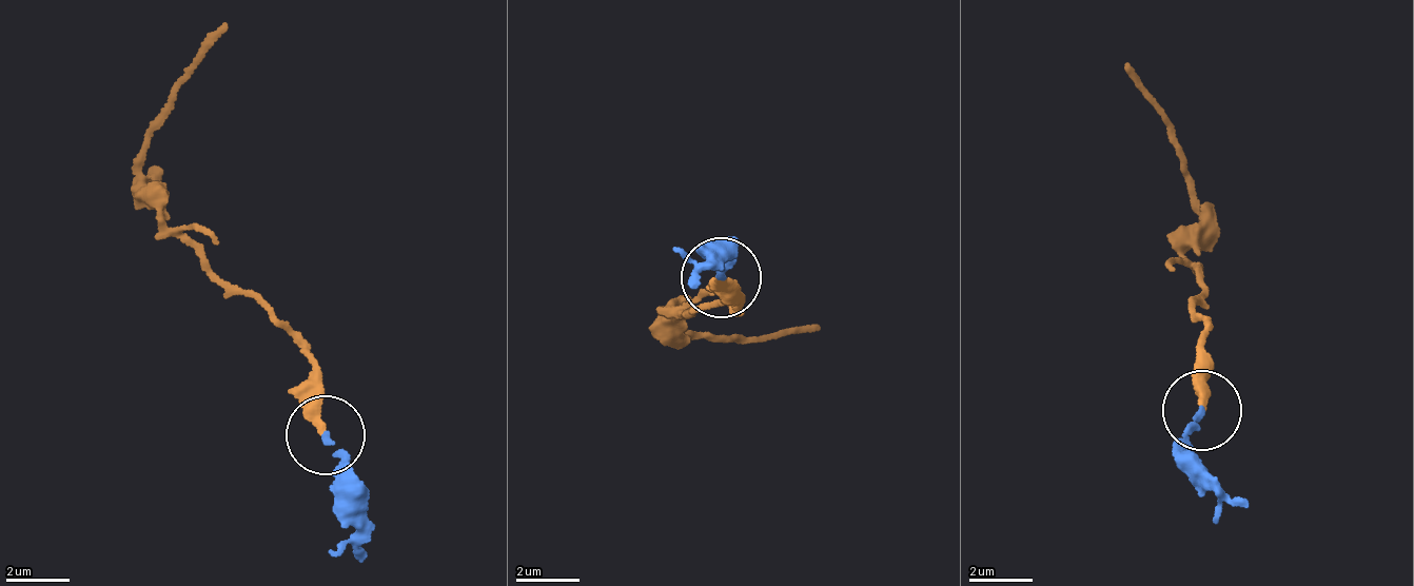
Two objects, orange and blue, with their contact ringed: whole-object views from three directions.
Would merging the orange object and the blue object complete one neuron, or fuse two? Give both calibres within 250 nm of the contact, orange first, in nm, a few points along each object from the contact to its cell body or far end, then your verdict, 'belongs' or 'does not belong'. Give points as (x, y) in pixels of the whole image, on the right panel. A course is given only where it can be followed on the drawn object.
calibres 280 and 160 nm; course orange (1199, 404), (1205, 328), (1197, 287), (1197, 198), (1127, 63); course blue (1199, 411), (1185, 458), (1244, 509); belongs

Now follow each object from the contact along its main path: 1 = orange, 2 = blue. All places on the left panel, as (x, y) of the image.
1: (326, 428), (312, 349), (205, 265), (144, 154), (228, 25)
2: (326, 435), (362, 563)

